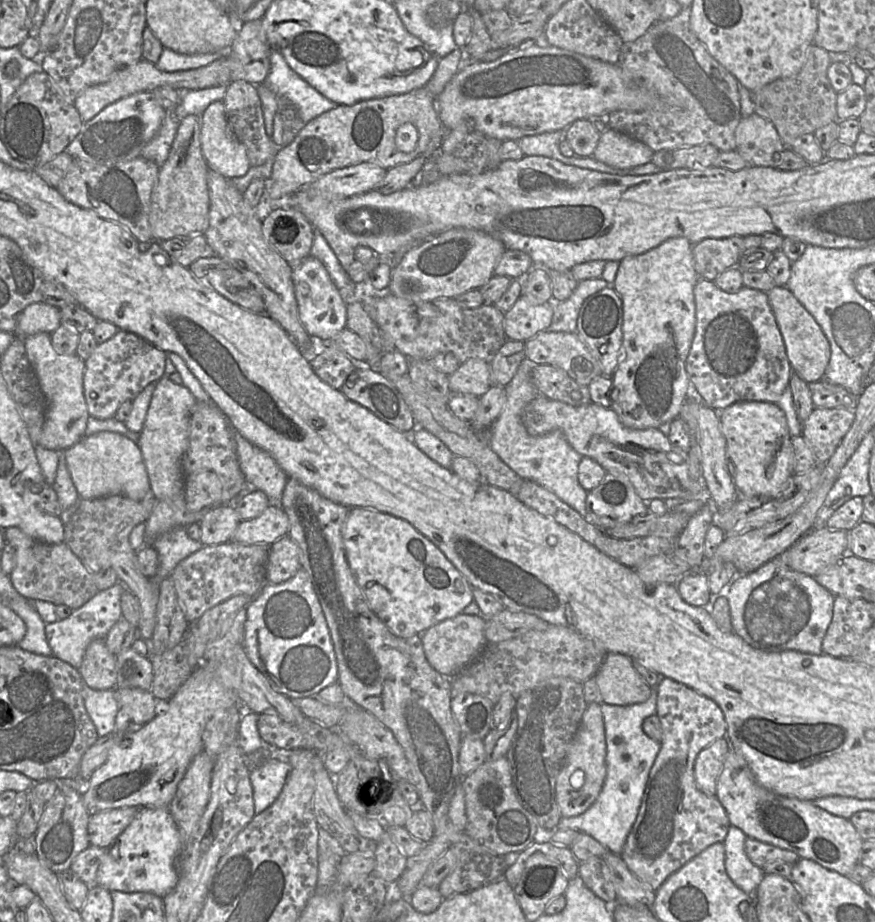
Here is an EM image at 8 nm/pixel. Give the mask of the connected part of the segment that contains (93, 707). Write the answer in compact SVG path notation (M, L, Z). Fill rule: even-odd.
M85 682L82 695L86 711L99 737L115 731L115 719L120 708L114 690L96 690Z

